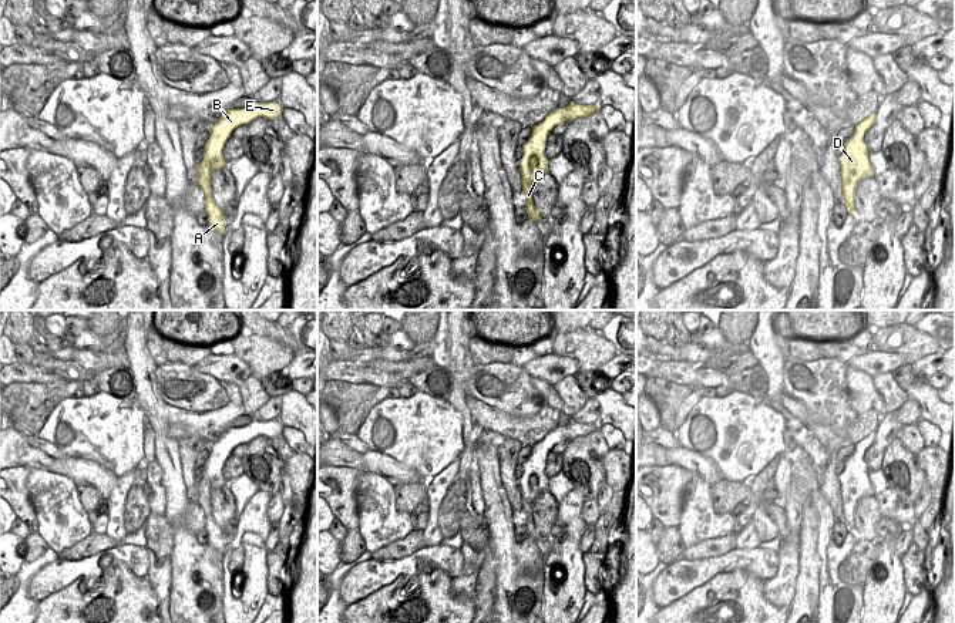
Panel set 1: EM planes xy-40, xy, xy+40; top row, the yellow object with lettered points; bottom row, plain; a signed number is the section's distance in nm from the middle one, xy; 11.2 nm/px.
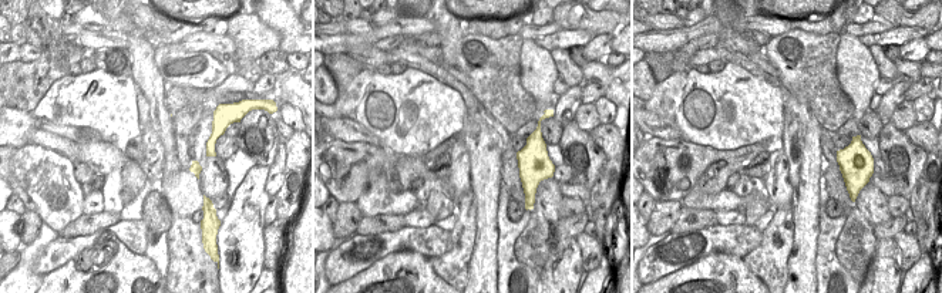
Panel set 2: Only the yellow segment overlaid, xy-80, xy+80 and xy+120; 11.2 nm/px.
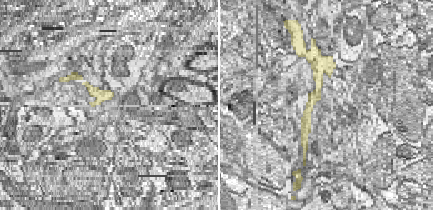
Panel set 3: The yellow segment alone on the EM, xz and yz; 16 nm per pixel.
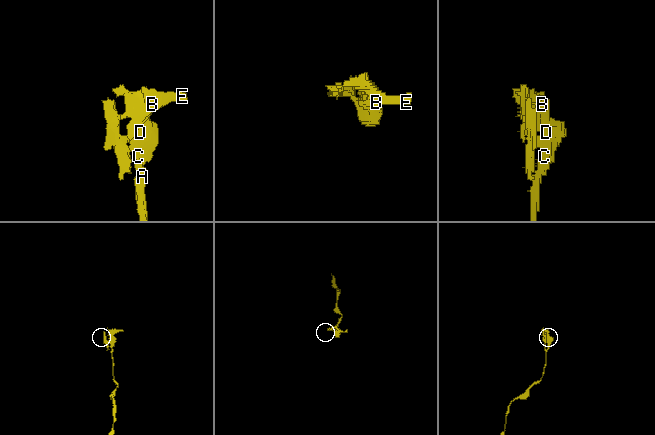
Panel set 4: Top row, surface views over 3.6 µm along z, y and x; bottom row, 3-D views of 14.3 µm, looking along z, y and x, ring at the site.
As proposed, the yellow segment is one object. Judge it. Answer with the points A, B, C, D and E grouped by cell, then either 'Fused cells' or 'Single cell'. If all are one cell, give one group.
Groups: A C / B D E. Fused cells

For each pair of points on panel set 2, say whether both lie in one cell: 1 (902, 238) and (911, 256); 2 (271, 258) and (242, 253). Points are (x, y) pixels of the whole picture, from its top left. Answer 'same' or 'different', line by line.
1: same
2: different

